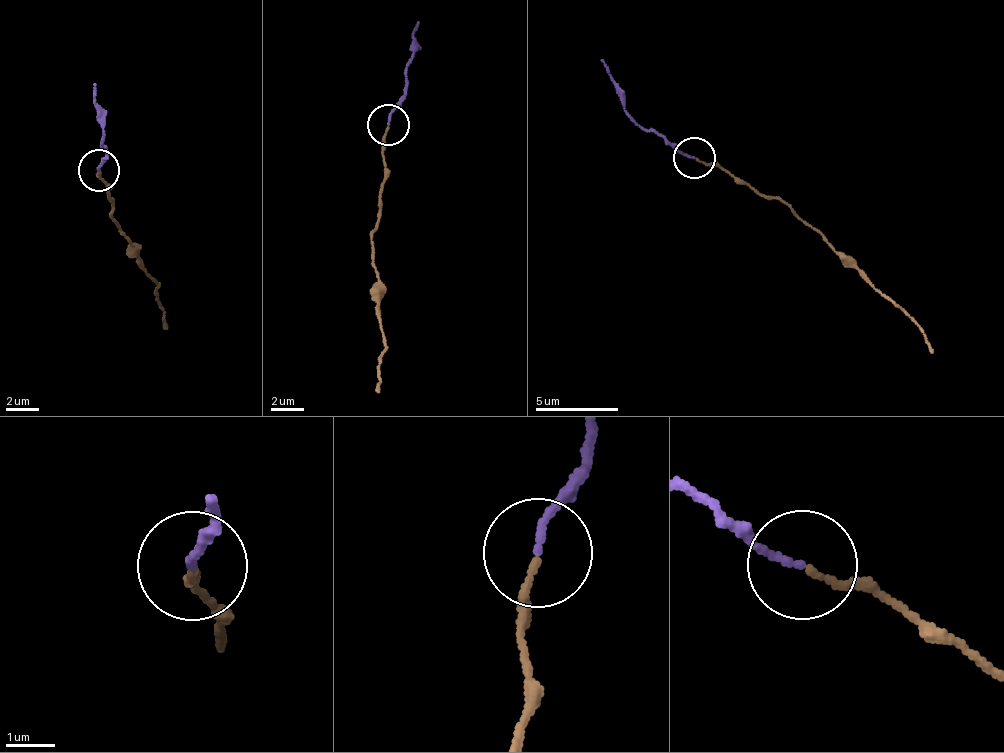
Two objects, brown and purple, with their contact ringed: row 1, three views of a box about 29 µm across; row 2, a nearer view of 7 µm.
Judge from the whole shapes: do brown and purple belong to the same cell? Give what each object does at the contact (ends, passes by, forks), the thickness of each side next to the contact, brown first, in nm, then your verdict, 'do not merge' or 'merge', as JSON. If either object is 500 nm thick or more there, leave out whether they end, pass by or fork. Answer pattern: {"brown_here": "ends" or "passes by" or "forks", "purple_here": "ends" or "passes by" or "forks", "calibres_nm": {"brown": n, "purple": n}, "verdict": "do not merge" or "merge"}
{"brown_here": "ends", "purple_here": "ends", "calibres_nm": {"brown": 150, "purple": 140}, "verdict": "do not merge"}

